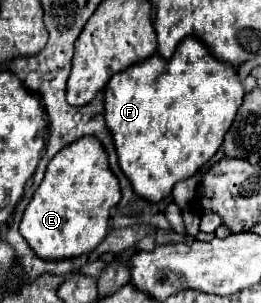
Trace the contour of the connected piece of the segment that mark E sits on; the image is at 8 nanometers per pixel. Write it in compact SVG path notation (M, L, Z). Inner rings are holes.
M85 136L57 152L47 168L43 184L31 198L23 220L21 236L41 260L65 260L93 252L109 232L111 208L121 200L121 188L107 164L103 144Z

